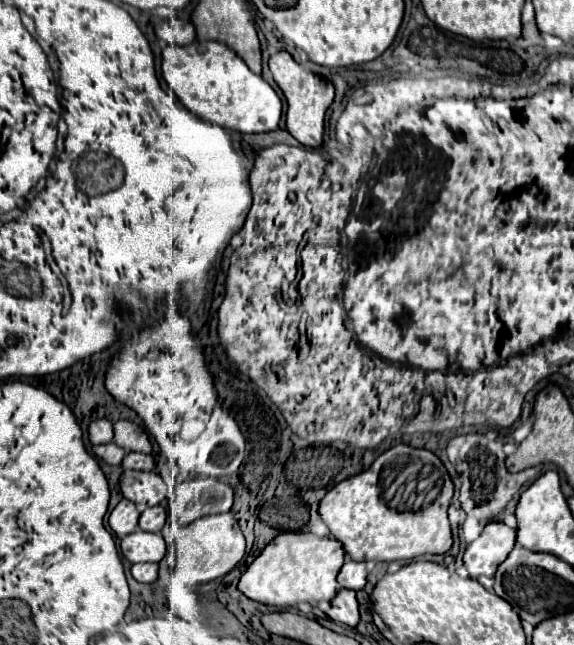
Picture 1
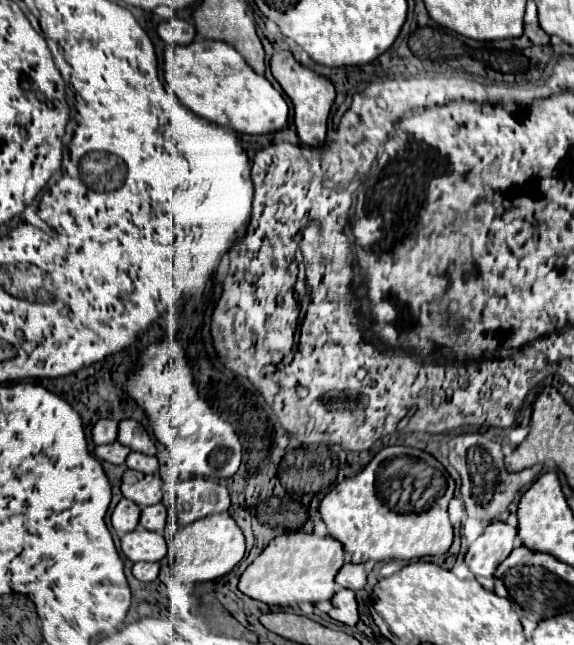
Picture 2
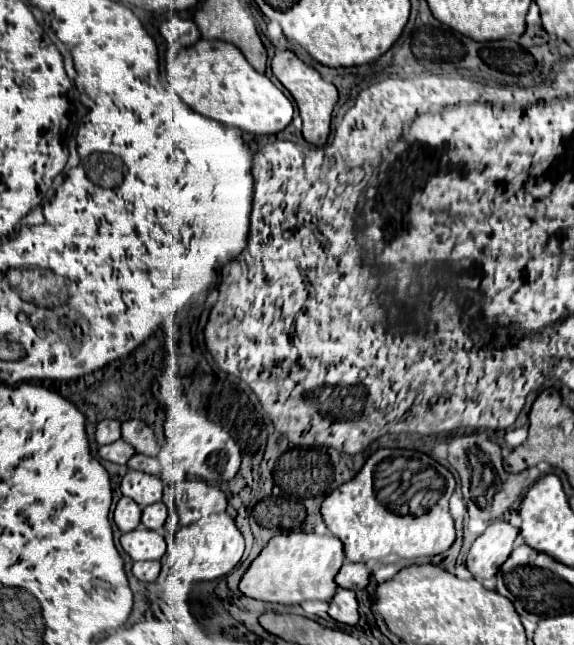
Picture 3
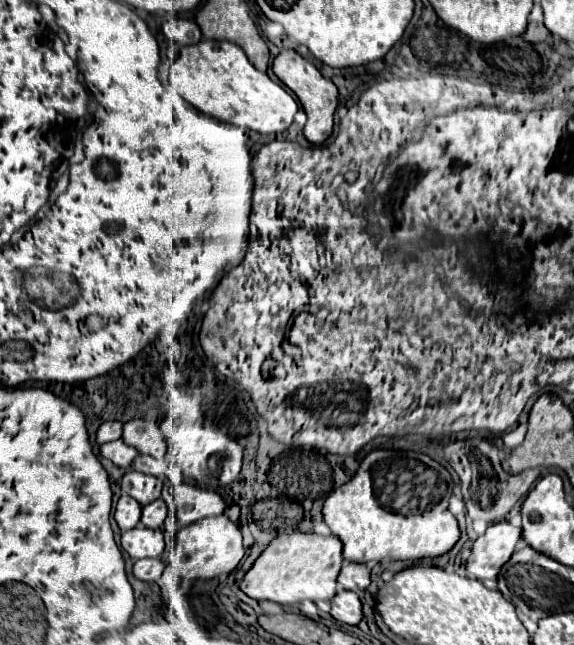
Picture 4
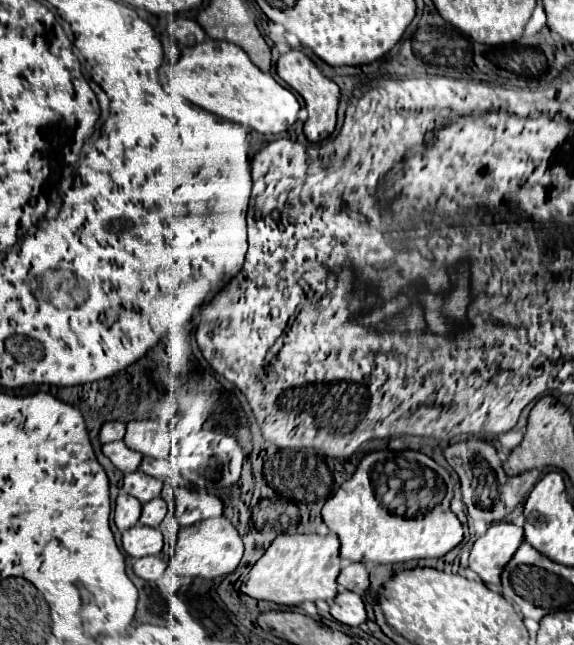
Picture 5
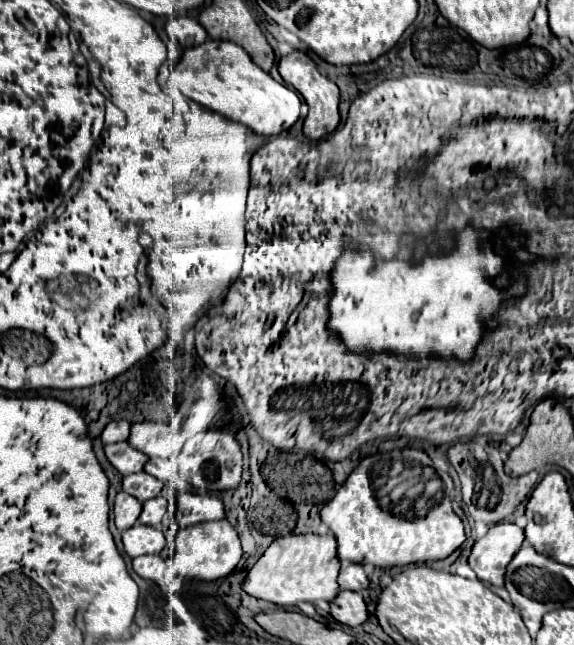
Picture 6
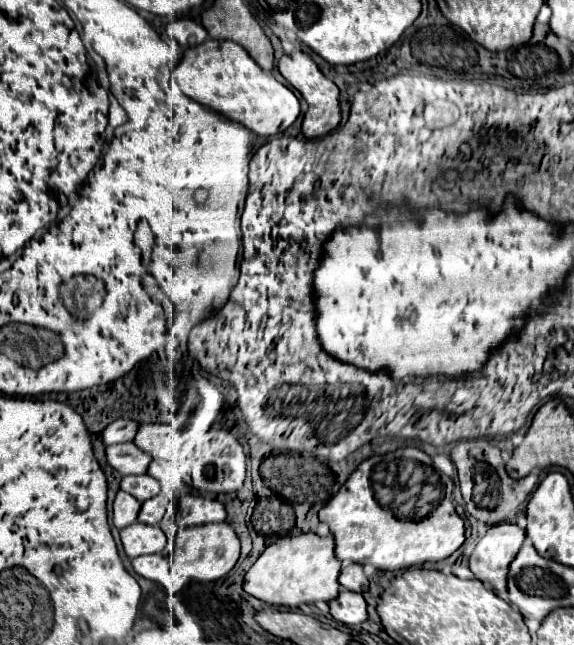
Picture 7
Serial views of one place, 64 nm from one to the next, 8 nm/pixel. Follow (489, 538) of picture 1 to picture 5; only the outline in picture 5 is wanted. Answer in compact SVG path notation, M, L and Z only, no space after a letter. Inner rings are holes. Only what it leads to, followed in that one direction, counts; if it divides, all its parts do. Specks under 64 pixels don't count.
M498 522L480 536L470 552L470 570L474 570L484 582L500 584L500 574L510 562L518 546L524 542L524 530L510 524Z

